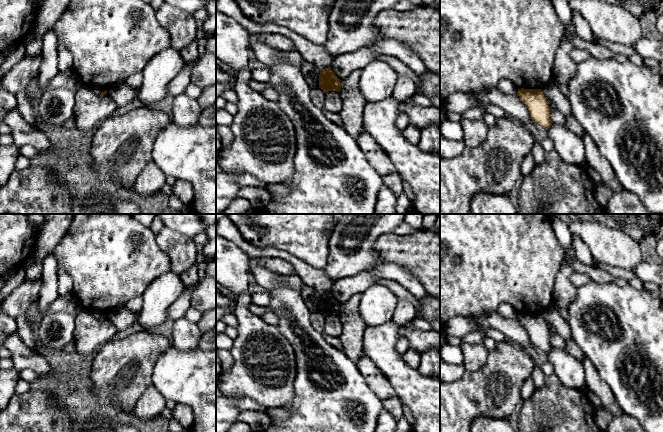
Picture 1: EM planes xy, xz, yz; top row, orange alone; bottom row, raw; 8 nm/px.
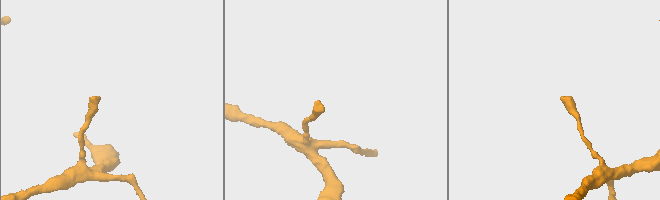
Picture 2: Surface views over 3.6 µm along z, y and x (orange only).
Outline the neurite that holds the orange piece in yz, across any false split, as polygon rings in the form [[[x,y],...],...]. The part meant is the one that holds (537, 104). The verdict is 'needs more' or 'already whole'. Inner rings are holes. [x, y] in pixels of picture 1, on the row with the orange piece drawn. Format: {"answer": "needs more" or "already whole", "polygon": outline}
{"answer": "already whole", "polygon": [[[518,89],[517,95],[527,106],[532,120],[546,130],[552,125],[549,102],[541,89]]]}

